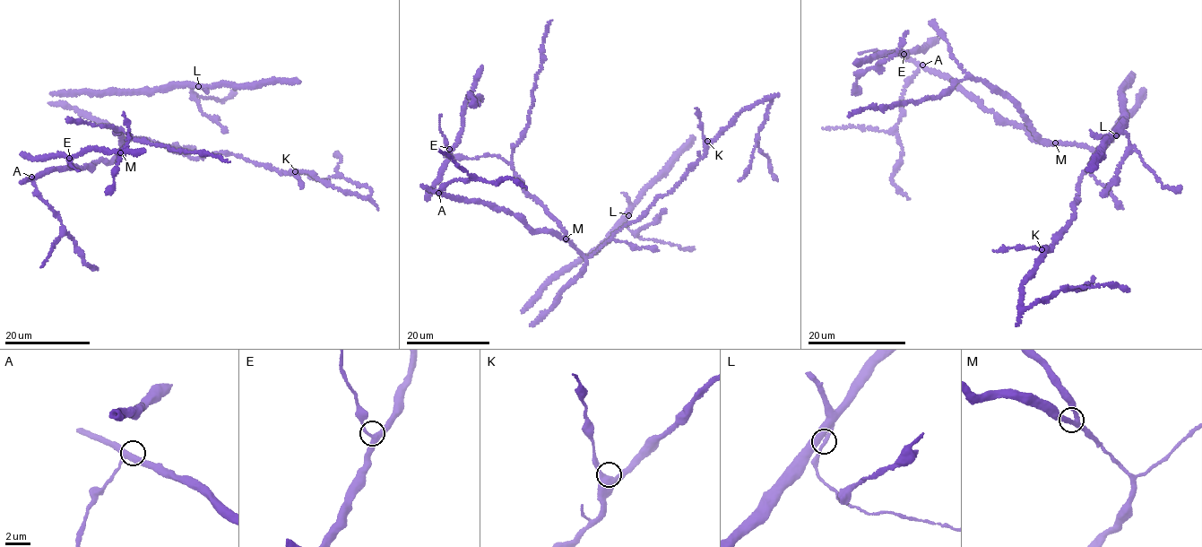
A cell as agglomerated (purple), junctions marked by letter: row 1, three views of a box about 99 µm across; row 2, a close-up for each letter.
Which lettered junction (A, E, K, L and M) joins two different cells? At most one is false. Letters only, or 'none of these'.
none of these

